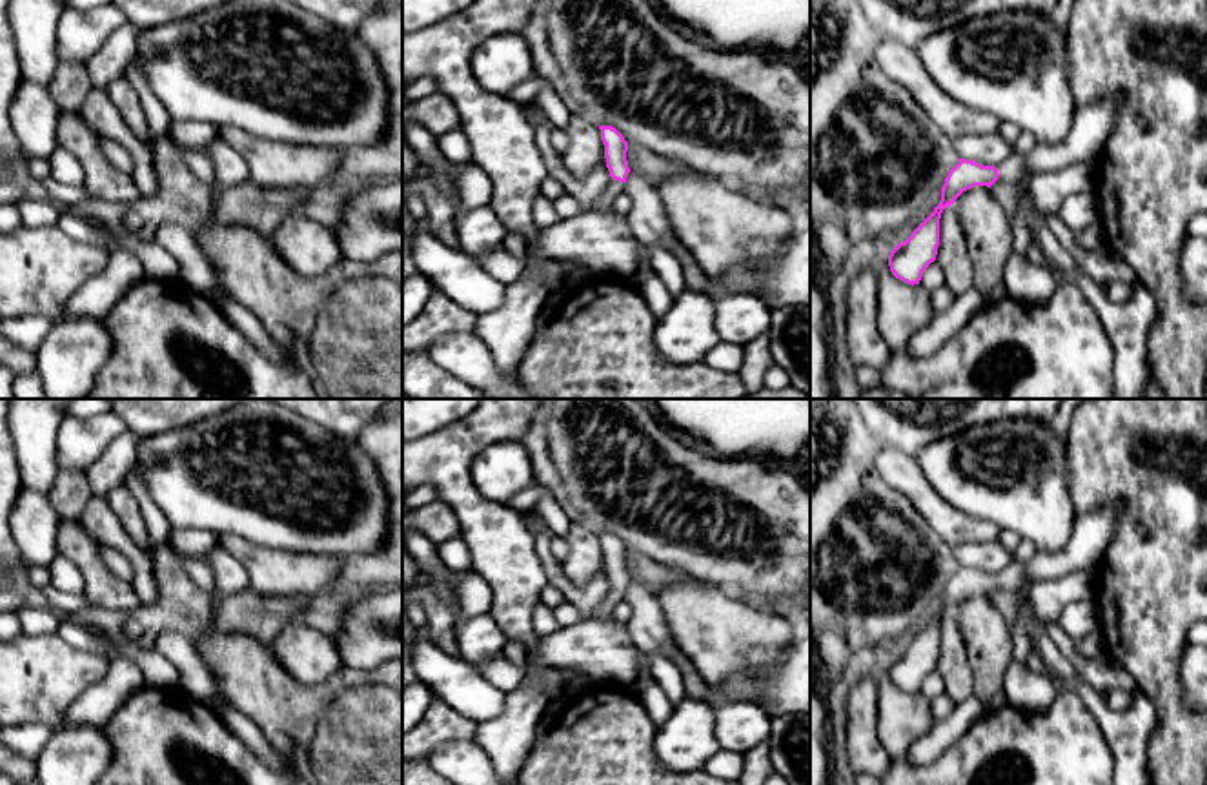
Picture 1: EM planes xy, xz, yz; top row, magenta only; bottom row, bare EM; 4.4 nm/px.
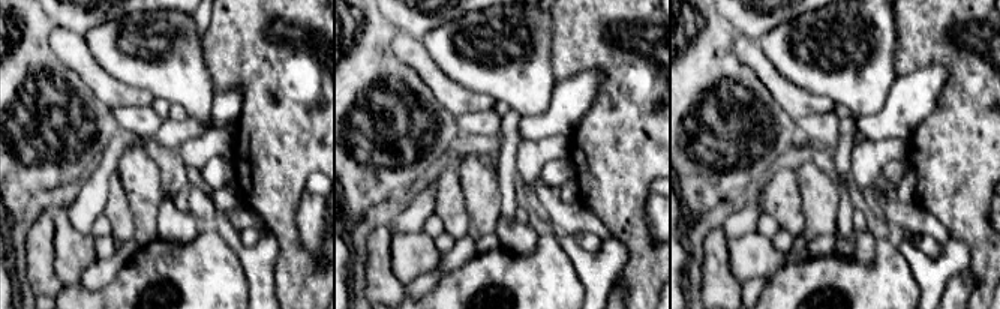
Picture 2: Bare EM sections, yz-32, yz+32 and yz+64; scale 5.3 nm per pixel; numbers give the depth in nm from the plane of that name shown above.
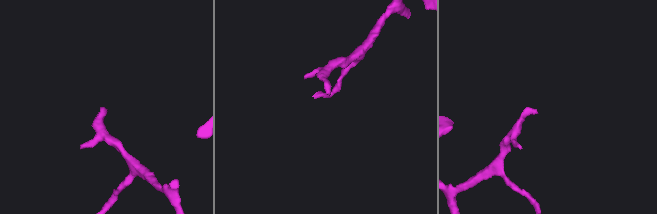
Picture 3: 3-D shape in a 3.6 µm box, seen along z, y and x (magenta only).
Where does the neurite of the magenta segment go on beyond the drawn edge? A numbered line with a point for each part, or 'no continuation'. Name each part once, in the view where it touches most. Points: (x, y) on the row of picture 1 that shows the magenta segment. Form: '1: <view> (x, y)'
1: xz (614, 188)

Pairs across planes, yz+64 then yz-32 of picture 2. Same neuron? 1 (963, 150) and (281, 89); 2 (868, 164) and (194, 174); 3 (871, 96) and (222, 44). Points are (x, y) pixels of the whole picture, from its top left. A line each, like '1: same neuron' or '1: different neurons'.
1: same neuron
2: different neurons
3: different neurons

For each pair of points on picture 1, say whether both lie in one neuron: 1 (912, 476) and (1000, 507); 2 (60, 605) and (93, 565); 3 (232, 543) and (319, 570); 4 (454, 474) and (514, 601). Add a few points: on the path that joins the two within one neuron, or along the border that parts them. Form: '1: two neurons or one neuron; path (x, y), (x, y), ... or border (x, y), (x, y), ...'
1: two neurons; border (914, 458), (925, 479), (960, 510)
2: two neurons; border (82, 594), (91, 605)
3: one neuron; path (253, 558), (270, 570), (297, 570)
4: one neuron; path (468, 505), (496, 534), (512, 570)

